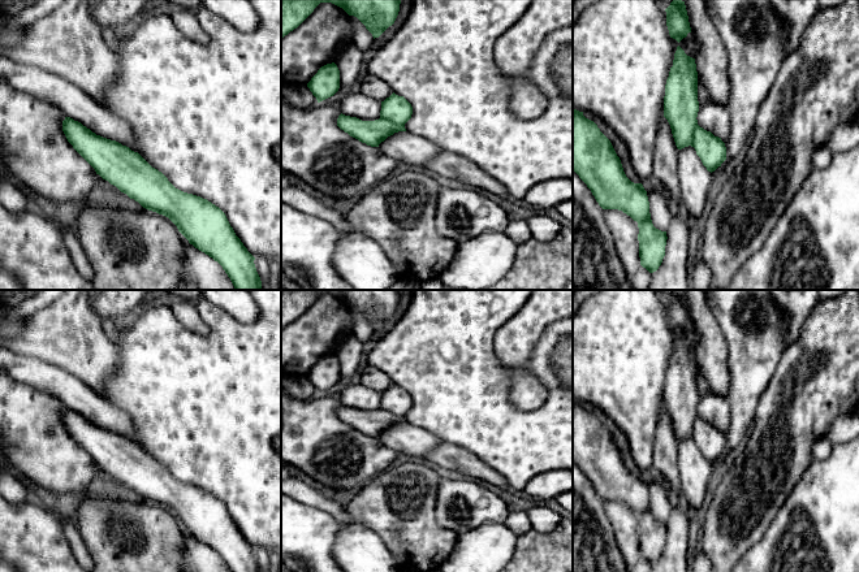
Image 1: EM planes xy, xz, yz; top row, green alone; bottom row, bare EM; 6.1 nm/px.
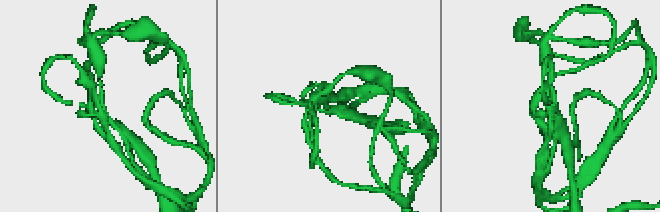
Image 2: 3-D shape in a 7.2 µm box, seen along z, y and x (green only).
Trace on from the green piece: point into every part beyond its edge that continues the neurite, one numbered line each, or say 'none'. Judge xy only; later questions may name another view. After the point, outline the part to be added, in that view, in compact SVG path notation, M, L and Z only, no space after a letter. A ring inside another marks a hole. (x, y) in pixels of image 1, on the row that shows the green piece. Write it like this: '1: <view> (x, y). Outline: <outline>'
1: xy (52, 89). Outline: M0 56L0 81L59 108L66 117L81 122L96 135L138 152L138 142L130 126L62 77Z

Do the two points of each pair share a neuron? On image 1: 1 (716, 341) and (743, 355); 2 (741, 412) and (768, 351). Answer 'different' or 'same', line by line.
1: different
2: same

